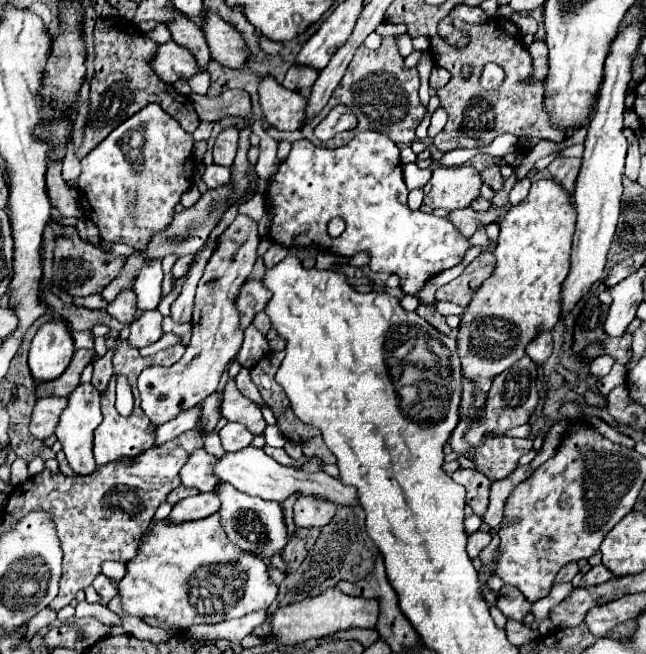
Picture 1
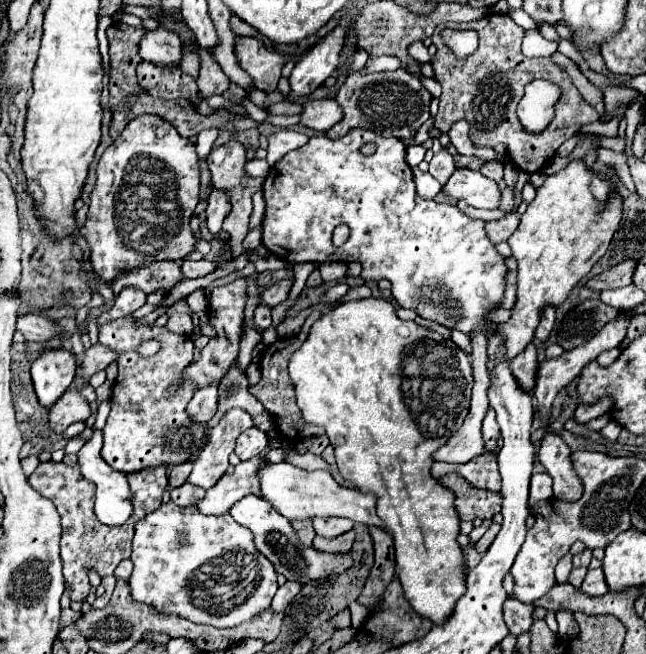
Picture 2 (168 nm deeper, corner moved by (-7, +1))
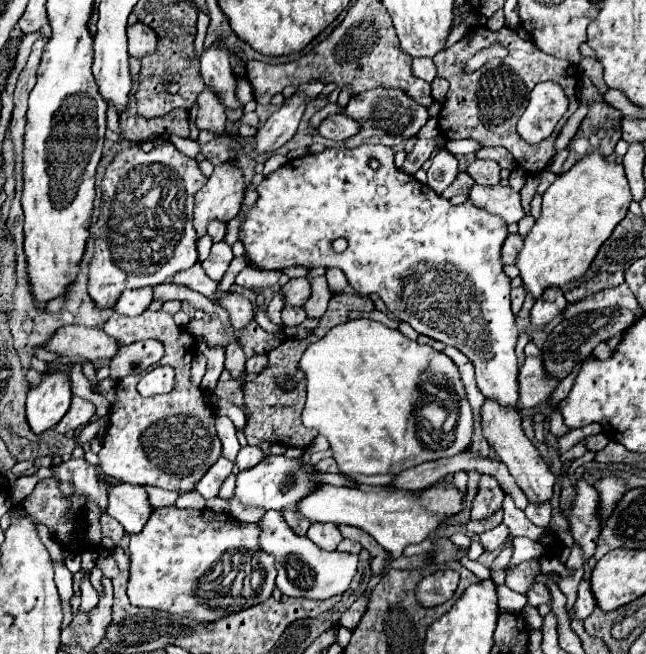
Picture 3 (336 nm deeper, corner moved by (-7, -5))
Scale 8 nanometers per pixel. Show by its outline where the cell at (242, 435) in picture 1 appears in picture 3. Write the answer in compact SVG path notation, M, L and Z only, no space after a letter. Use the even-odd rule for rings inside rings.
M244 446L244 448L240 448L240 452L238 452L236 466L238 466L240 470L250 470L250 468L254 468L262 458L264 458L264 452L262 452L258 446Z

